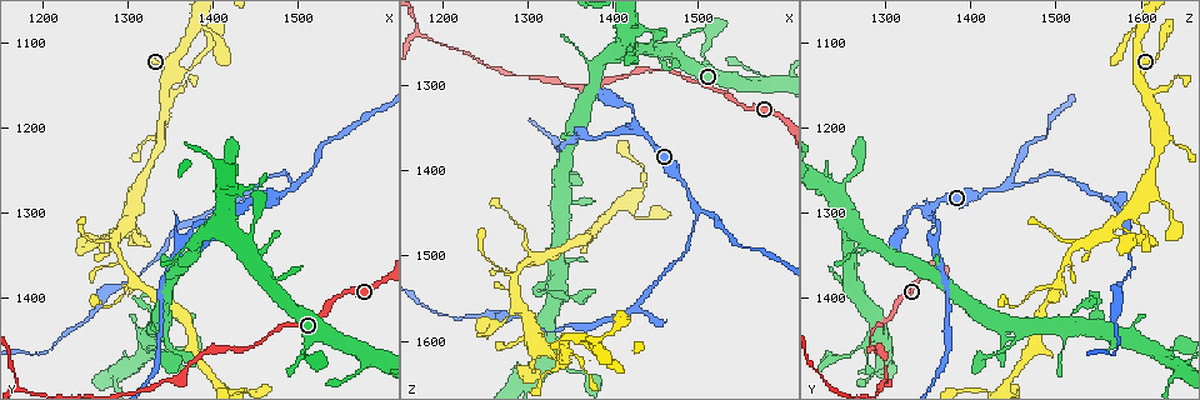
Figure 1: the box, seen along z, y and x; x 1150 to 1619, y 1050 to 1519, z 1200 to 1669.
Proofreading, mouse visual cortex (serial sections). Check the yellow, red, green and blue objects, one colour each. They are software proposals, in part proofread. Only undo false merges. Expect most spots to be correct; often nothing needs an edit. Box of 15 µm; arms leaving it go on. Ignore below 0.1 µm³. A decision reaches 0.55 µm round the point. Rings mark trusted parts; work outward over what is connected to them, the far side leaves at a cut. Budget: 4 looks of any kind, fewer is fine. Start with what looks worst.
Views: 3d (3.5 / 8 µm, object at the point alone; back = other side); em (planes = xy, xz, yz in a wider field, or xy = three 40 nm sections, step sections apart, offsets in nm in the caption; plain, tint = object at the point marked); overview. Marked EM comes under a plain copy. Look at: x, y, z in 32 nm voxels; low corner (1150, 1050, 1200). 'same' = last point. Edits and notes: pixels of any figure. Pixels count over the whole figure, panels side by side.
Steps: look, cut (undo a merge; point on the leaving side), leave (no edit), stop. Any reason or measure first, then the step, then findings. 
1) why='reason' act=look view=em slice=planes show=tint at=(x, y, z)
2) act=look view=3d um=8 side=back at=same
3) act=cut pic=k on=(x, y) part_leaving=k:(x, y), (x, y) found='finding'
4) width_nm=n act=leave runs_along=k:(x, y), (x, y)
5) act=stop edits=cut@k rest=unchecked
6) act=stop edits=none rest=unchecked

why='a fork' act=look view=3d um=3.5 at=(1495, 1265, 1445)

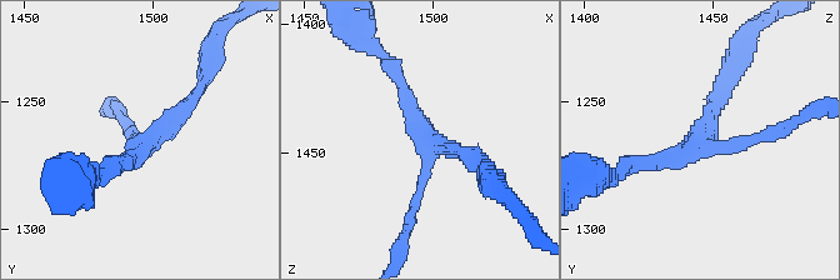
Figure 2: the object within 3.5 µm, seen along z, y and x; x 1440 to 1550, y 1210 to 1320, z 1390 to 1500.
arms=3 arm_widths_nm=150,200,200 why='shape alone is not enough' act=look view=em slice=xy step=5 show=tint at=(1497, 1266, 1444)

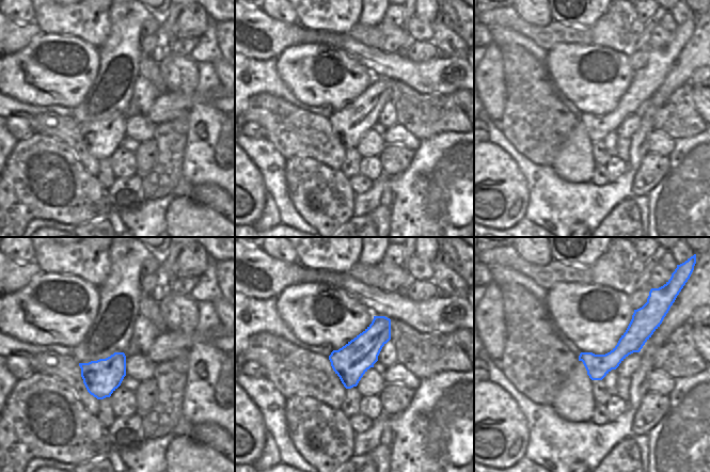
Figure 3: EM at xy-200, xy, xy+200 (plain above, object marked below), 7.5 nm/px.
act=leave runs_along=3:(651, 326), (612, 360), (581, 358) found='all the same cell'

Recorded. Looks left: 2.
why='abrupt turn' act=look view=3d um=3.5 at=(1315, 1405, 1535)

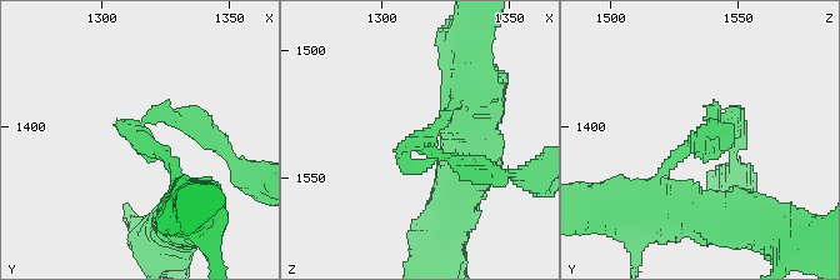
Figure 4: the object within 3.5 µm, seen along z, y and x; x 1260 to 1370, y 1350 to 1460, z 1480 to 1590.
arm_widths_nm=150,200 act=look view=em slice=xy step=1 show=tint at=(1315, 1400, 1538)

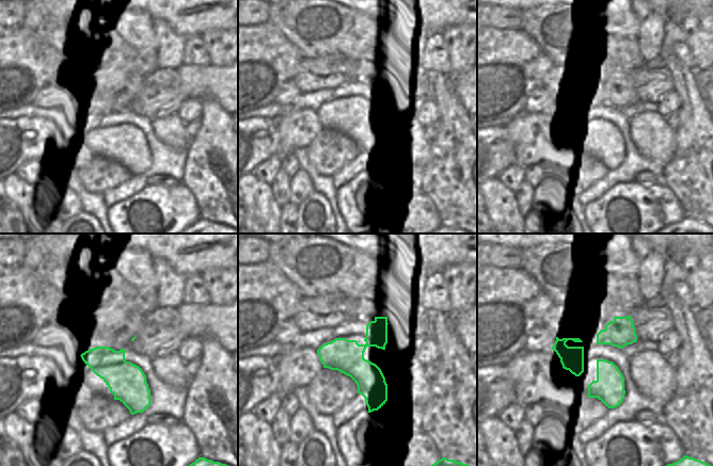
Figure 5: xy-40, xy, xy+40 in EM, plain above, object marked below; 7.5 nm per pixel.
act=leave found='all the same cell'

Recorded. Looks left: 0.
act=stop edits=none rest=unchecked

